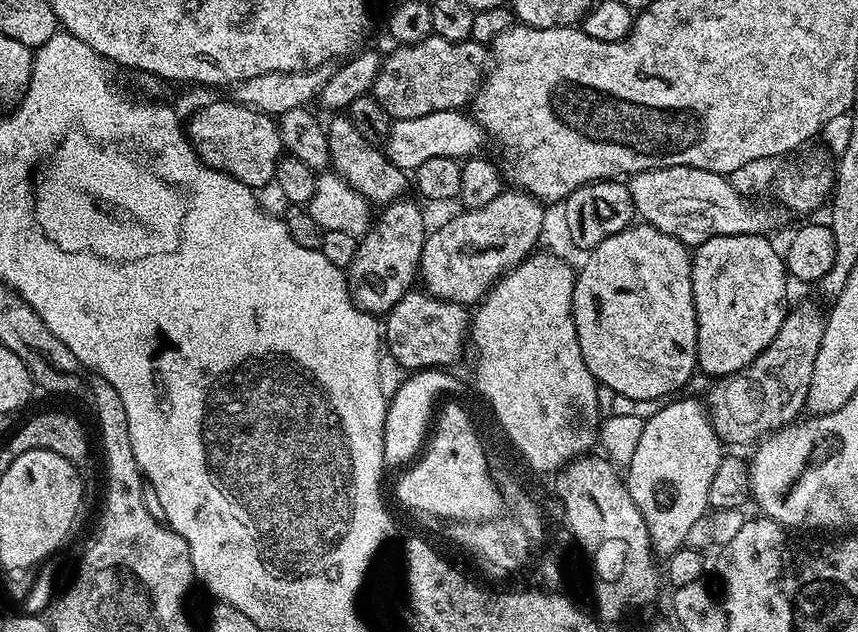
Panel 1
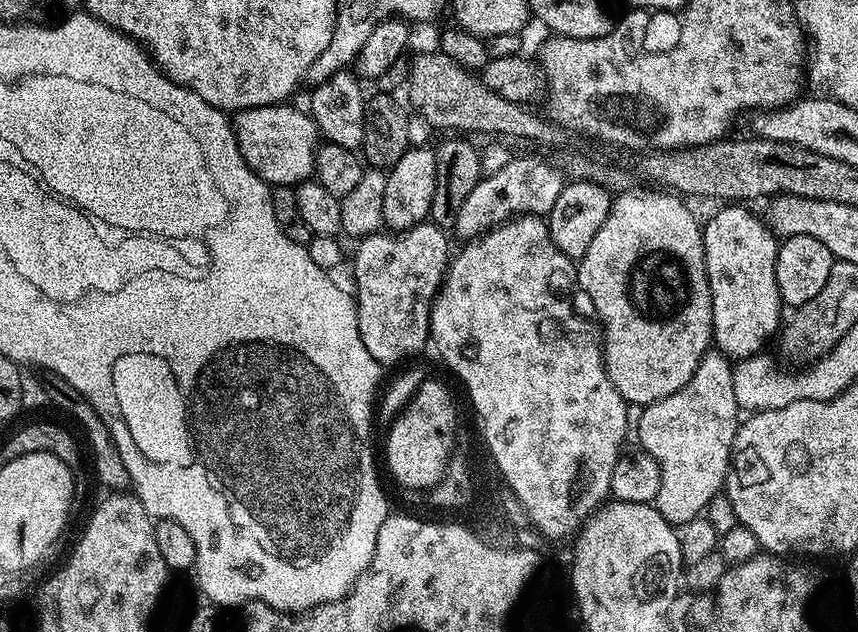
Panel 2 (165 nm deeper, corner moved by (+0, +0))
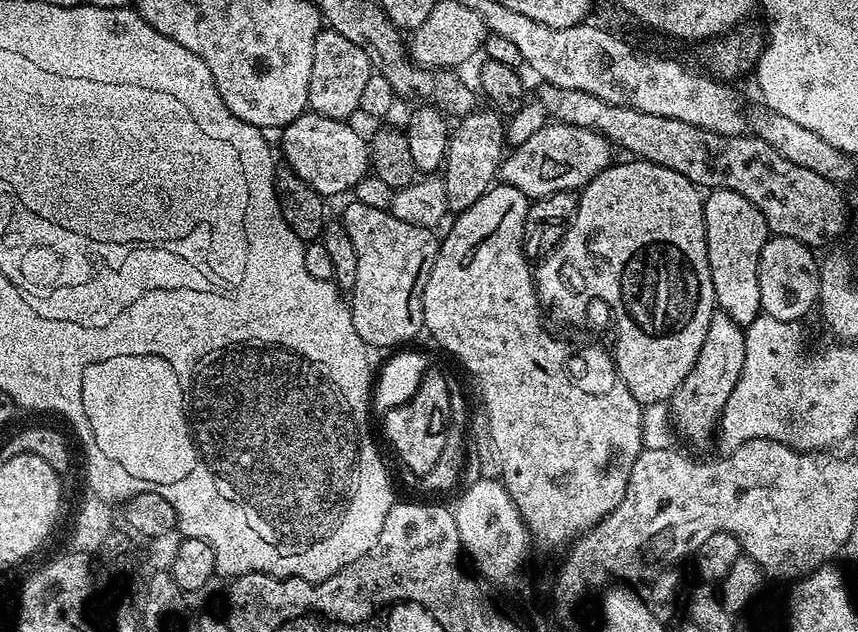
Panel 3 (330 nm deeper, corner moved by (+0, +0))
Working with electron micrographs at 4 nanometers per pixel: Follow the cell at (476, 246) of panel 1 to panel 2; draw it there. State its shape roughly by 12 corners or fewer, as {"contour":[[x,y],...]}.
{"contour":[[513,155],[458,210],[455,234],[475,238],[513,216],[544,216],[565,173]]}

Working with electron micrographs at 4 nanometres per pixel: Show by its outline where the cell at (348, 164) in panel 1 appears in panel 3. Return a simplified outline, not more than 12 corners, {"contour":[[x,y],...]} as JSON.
{"contour":[[322,30],[308,108],[347,121],[373,71],[362,46]]}

